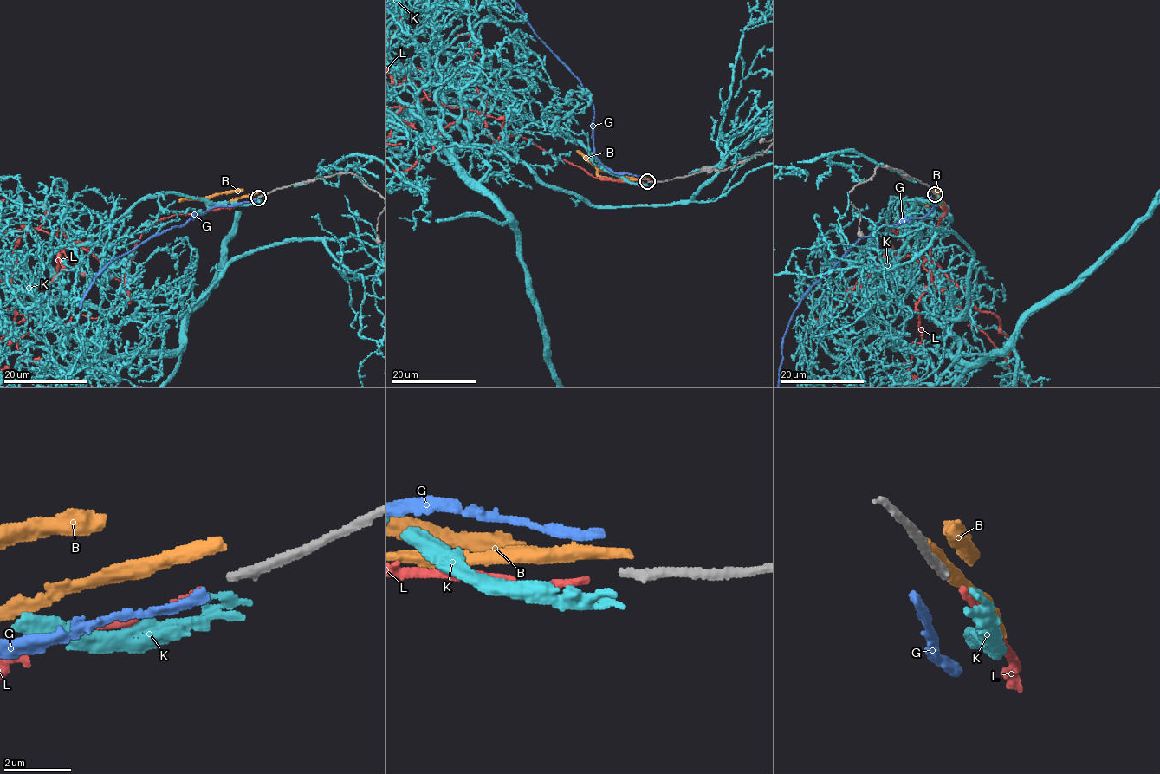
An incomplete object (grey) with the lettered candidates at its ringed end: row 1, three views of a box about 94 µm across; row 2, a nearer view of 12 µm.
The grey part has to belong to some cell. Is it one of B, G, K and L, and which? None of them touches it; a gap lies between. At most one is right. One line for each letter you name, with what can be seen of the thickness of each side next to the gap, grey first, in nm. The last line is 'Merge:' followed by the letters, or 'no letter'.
L: 280/220 nm
Merge: L

